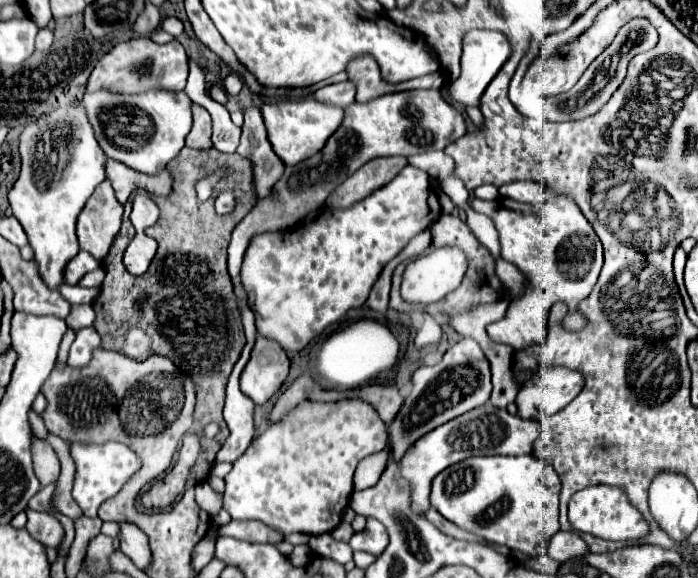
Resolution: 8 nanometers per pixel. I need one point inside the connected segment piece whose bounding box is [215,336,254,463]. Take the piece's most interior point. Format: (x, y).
(238, 411)

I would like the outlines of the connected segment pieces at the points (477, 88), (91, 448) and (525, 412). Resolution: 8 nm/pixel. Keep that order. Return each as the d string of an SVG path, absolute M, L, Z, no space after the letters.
M468 30L462 36L462 74L458 80L454 80L448 88L448 94L454 102L460 102L462 106L480 106L480 98L486 90L486 86L492 82L492 78L498 74L502 64L510 56L510 44L500 32L490 30Z
M74 442L70 450L72 450L72 458L76 462L76 480L74 480L74 488L72 488L72 498L78 502L84 516L96 518L98 516L96 510L100 508L100 504L124 486L124 482L140 468L140 460L128 446L118 444L118 442L106 442L100 446Z
M550 366L538 370L538 374L524 384L518 392L516 404L522 418L536 418L536 410L542 416L552 416L570 404L584 388L584 376L578 370L564 366Z

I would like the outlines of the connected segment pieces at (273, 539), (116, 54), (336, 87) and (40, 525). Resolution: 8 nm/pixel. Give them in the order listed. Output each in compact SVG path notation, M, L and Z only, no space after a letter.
M232 520L230 524L222 526L218 536L234 536L234 538L240 538L240 540L250 540L250 542L270 542L270 544L278 544L282 542L282 536L260 524L260 522L238 522L238 520Z
M132 38L128 42L116 44L110 52L106 52L98 60L88 78L86 92L108 90L114 94L140 94L156 88L180 92L186 86L186 78L188 78L188 56L178 40L160 46L150 38Z
M350 80L340 82L340 84L330 84L330 86L324 86L324 88L314 92L314 98L318 102L332 104L332 106L338 106L338 108L350 106L354 102L354 96L356 96L356 86Z
M28 510L26 514L28 514L26 530L30 532L30 536L34 540L38 540L40 544L44 544L44 546L58 548L62 536L64 536L64 530L62 530L60 522L52 516L48 516L48 514L34 512L34 510Z

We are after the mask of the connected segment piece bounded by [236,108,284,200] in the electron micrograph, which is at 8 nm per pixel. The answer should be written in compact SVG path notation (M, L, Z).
M244 108L244 126L236 152L252 162L252 184L256 190L256 200L268 196L272 186L280 180L284 164L274 154L266 138L264 120L258 108Z

